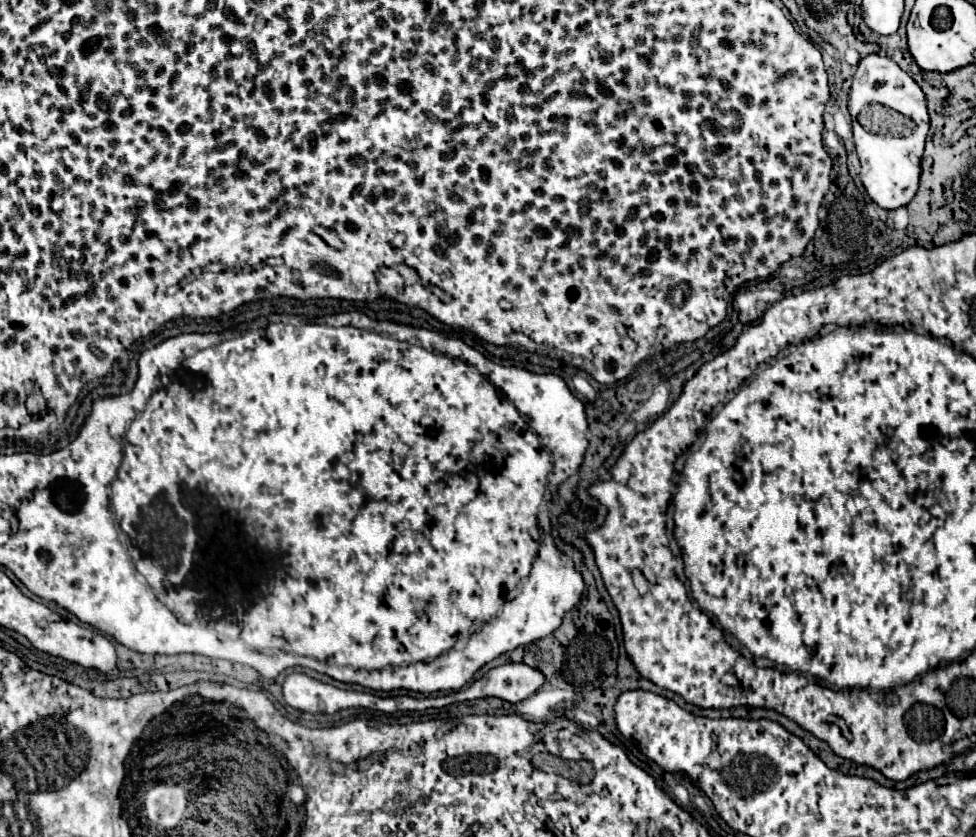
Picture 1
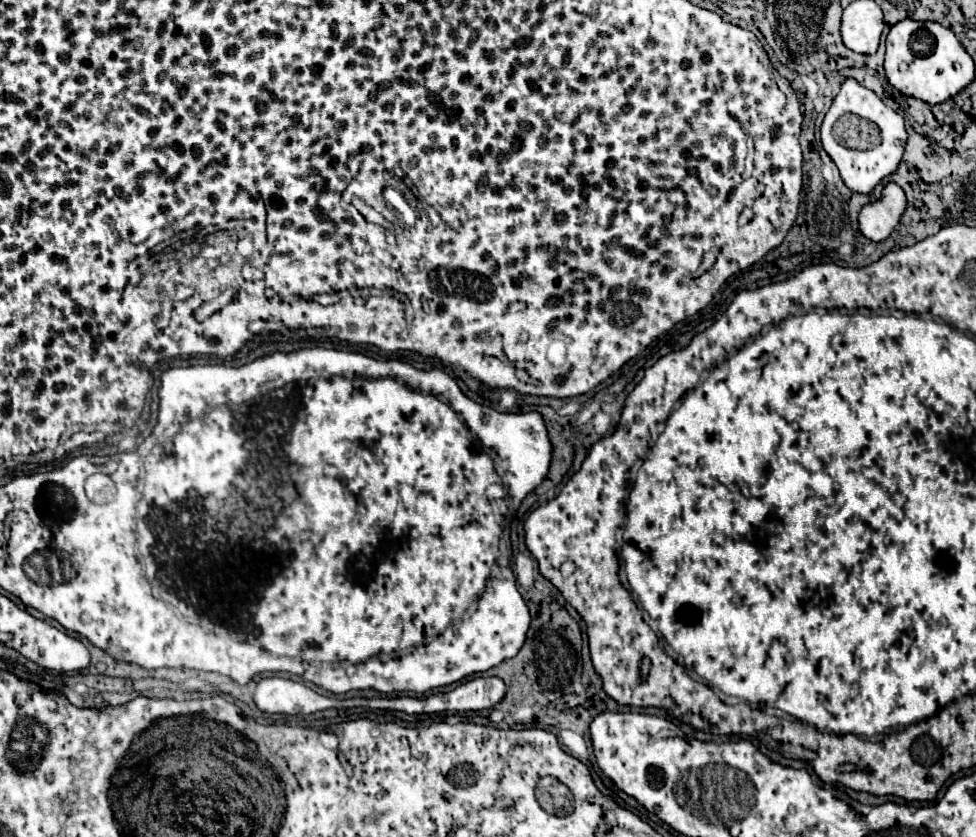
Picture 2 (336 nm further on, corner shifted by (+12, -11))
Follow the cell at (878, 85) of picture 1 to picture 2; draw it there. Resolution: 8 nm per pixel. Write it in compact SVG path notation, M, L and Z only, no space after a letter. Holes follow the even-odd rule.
M850 79L842 83L838 95L834 97L832 107L822 121L820 139L824 151L838 165L846 187L870 195L874 187L884 177L892 175L900 165L908 135L904 129L904 119L894 109L886 107L874 91Z

